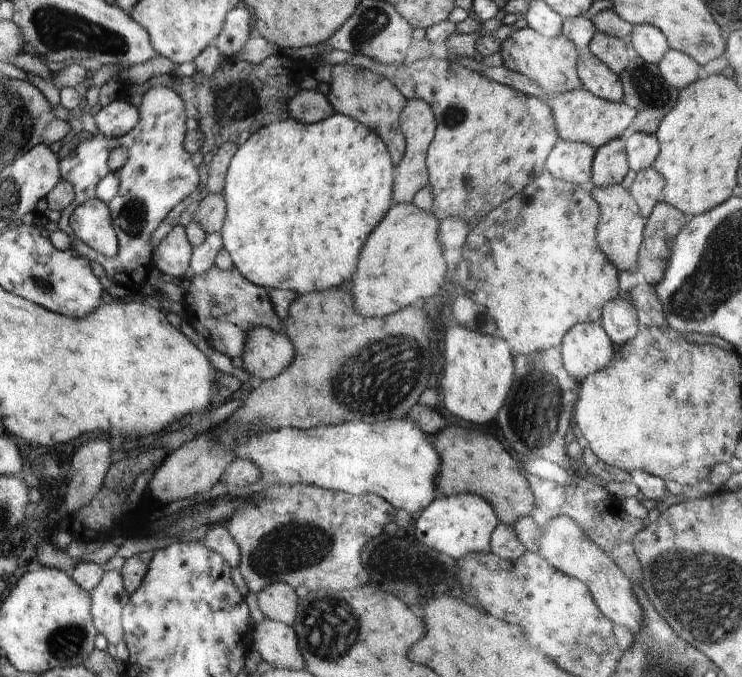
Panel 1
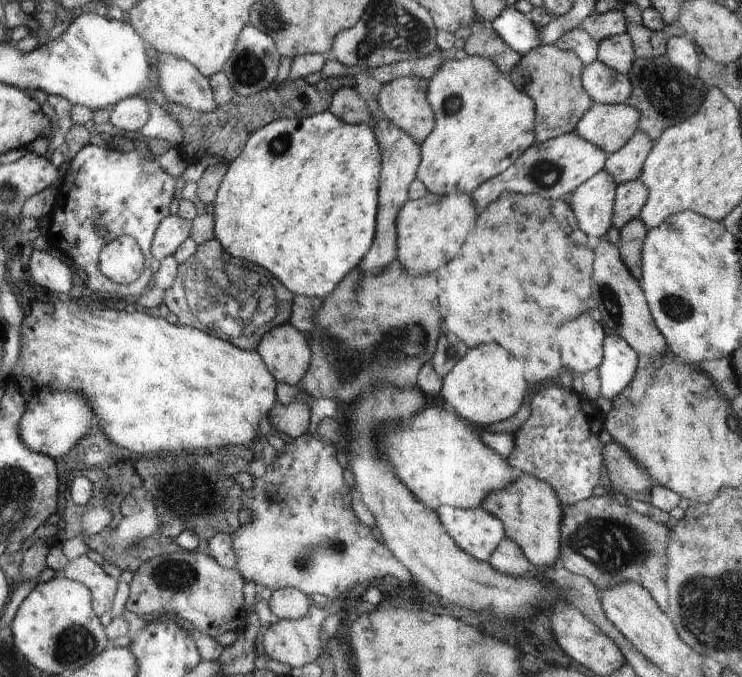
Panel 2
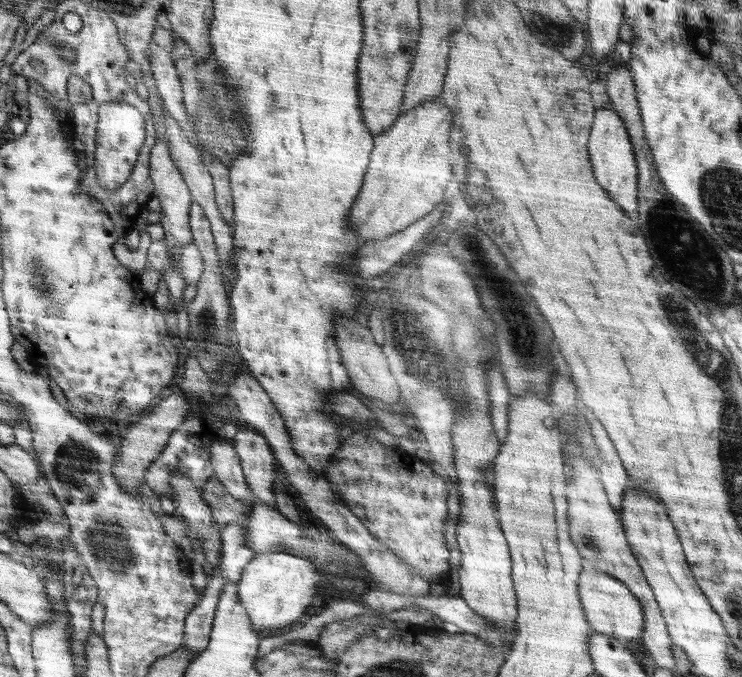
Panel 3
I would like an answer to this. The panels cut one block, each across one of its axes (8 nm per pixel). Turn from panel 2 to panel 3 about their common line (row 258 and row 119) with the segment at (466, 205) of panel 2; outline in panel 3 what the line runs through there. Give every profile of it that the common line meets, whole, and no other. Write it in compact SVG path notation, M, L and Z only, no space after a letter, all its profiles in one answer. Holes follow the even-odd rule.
M438 98L430 104L422 103L422 108L414 108L397 118L389 131L373 138L373 151L370 156L368 172L362 183L360 194L354 199L354 212L350 212L350 220L346 224L358 232L362 240L382 240L390 234L396 235L416 220L425 218L443 201L444 188L452 178L450 168L450 146L448 132L452 128L452 110L444 106L444 98Z

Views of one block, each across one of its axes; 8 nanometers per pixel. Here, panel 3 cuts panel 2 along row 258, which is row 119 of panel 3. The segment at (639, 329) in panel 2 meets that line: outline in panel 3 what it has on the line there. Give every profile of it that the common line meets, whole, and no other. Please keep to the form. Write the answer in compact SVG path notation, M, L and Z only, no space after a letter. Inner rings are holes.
M610 105L606 108L600 108L597 112L597 119L594 120L593 131L590 132L589 142L589 159L593 164L593 172L598 172L598 180L602 180L602 188L630 212L630 216L638 216L639 204L637 197L638 171L636 158L632 148L629 134L624 128L624 124Z

